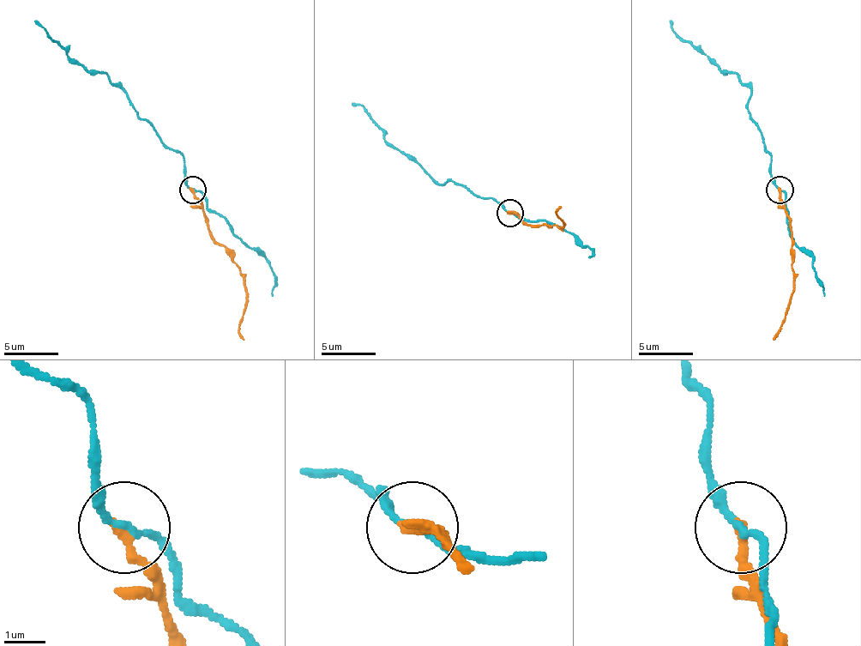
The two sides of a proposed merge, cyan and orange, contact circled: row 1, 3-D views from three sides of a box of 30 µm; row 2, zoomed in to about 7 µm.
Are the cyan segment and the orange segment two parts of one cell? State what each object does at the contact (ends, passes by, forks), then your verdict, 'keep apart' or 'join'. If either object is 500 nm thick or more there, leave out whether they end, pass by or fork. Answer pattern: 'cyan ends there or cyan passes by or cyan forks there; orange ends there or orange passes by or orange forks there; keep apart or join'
cyan passes by; orange ends there; keep apart

